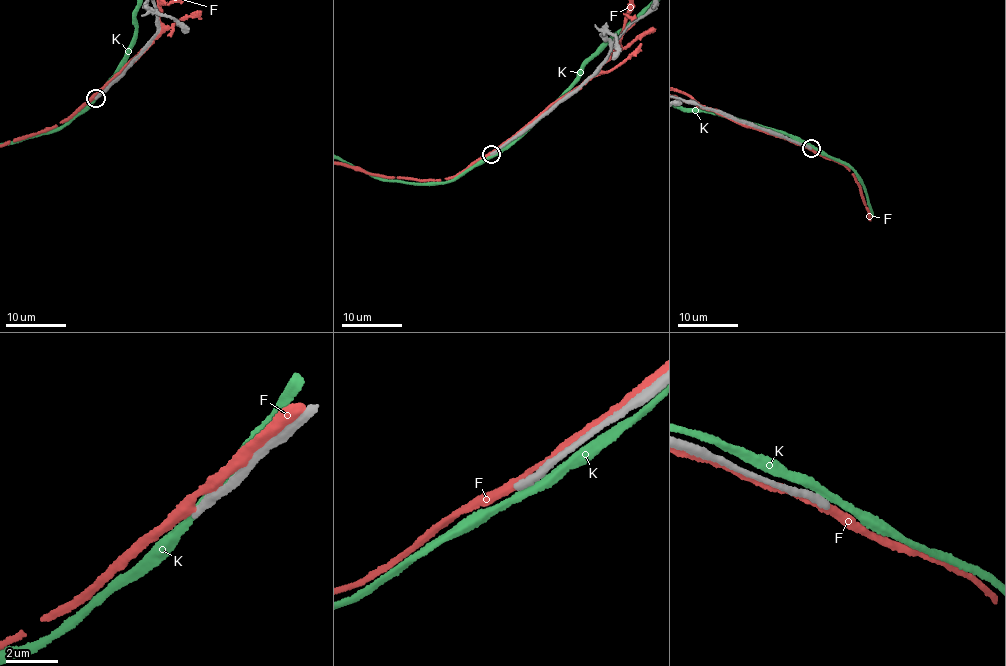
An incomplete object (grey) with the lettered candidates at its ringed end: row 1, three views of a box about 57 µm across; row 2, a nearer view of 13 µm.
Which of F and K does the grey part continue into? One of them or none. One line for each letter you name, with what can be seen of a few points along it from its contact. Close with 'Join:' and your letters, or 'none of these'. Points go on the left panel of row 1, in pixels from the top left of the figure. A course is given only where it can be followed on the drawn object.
Join: none of these

